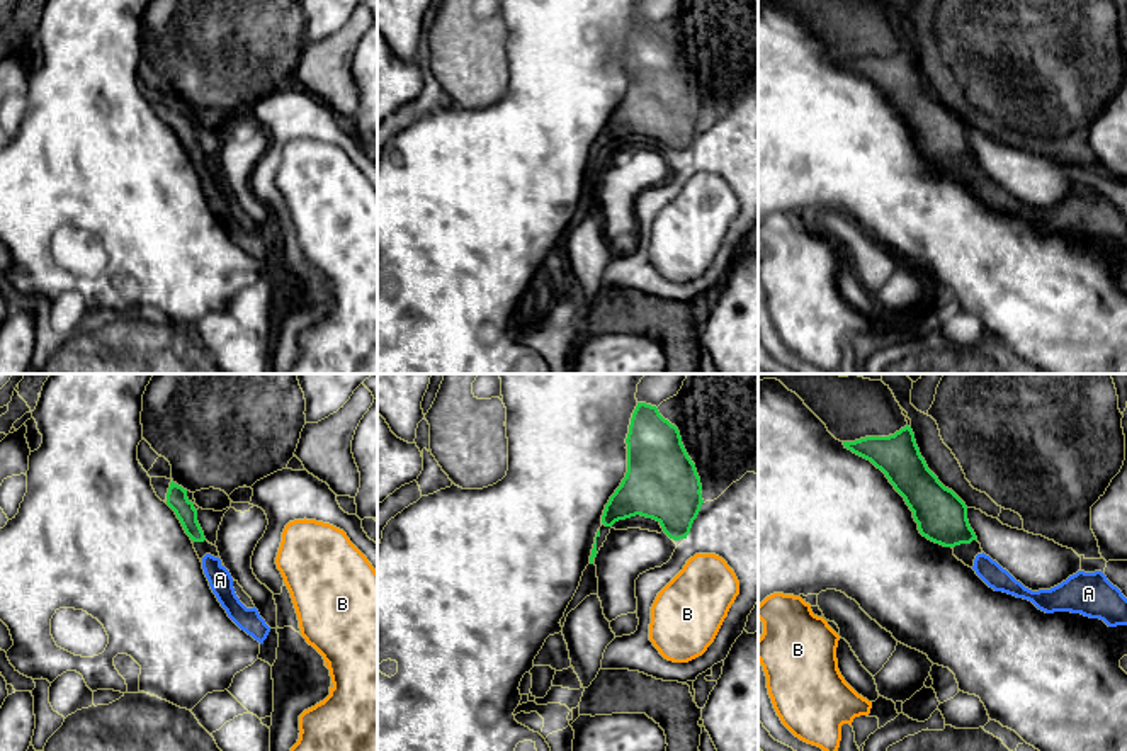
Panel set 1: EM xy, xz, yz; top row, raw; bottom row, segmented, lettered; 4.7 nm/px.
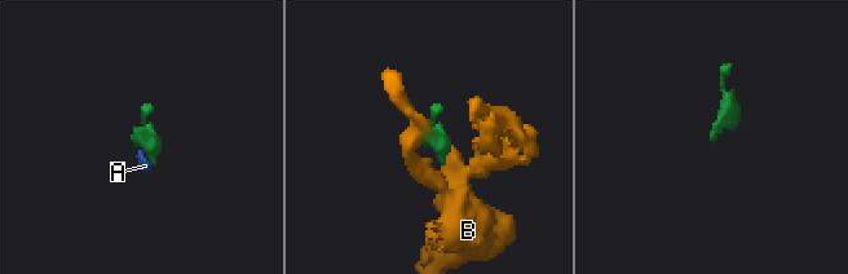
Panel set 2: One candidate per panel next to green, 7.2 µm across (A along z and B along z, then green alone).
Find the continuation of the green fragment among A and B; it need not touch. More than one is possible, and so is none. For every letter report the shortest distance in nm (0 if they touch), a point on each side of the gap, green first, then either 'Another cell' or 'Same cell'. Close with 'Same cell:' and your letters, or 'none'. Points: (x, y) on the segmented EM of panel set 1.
A: Distance 70 nm. Across: xy (203, 541), (206, 554). Same cell
B: Distance 90 nm. Across: xz (685, 537), (696, 554). Another cell
Same cell: A

